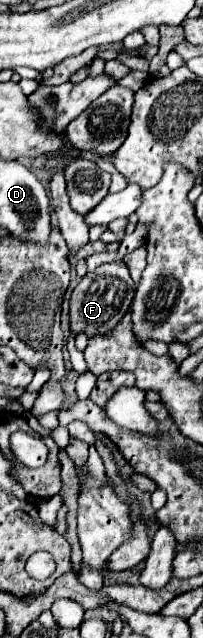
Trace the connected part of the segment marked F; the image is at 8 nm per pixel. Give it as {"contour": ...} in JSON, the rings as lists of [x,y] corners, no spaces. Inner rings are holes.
{"contour":[[[110,262],[98,266],[94,272],[88,272],[78,282],[78,286],[70,296],[70,328],[74,332],[86,332],[88,336],[112,330],[112,326],[120,322],[122,314],[130,310],[134,294],[136,294],[136,284],[128,274],[126,264]]]}

